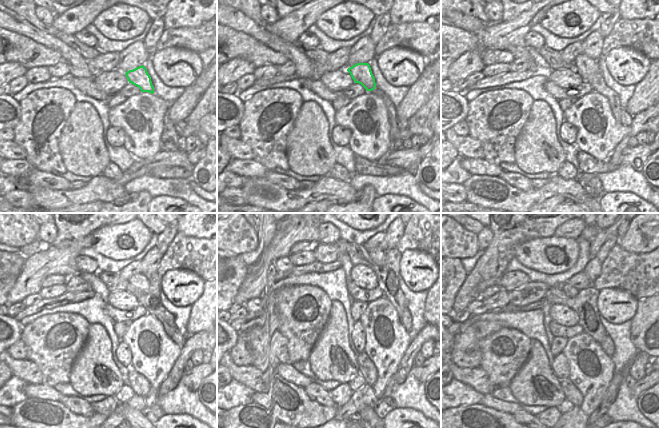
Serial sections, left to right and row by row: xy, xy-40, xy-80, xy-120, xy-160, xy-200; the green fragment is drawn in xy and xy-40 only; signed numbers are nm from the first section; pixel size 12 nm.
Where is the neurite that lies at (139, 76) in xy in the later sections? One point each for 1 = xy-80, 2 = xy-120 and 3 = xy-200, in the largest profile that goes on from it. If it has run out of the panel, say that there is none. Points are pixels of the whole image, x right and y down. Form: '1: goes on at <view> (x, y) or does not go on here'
1: goes on at xy-80 (584, 66)
2: goes on at xy-120 (138, 285)
3: goes on at xy-200 (567, 288)

